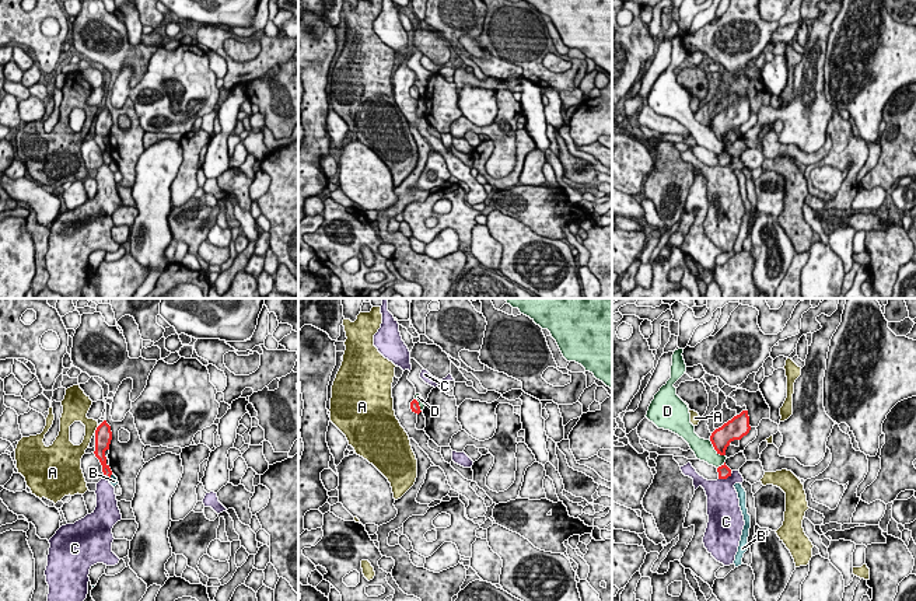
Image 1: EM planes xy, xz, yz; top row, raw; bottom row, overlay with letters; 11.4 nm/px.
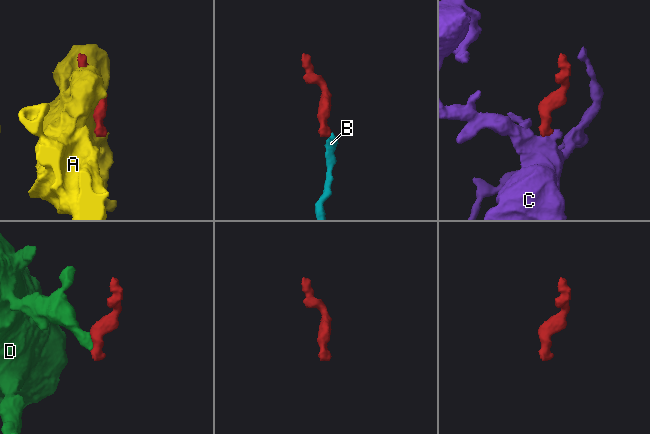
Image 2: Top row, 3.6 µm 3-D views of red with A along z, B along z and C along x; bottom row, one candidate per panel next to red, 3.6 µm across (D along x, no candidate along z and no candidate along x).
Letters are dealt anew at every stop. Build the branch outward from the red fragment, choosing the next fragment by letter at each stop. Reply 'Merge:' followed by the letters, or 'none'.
Merge: none

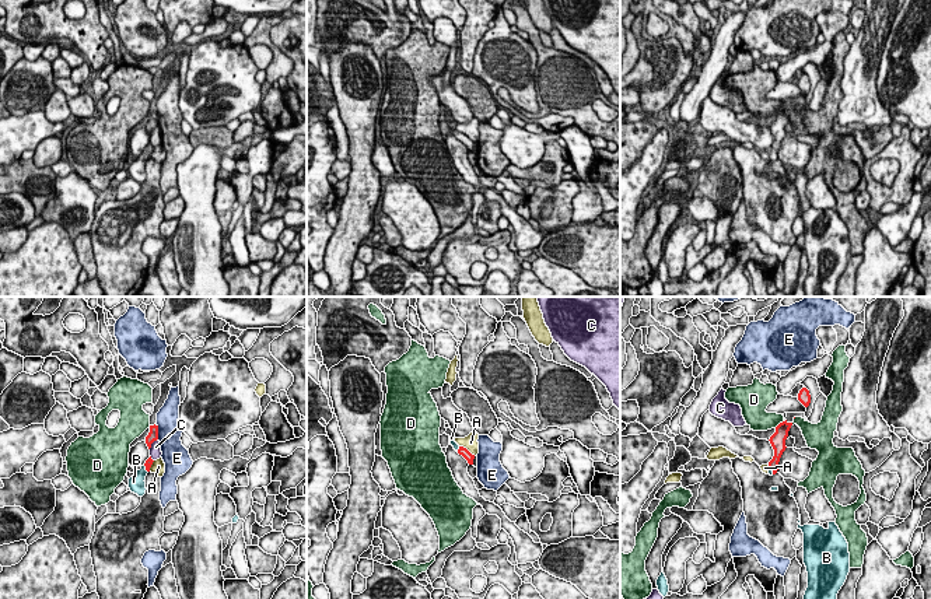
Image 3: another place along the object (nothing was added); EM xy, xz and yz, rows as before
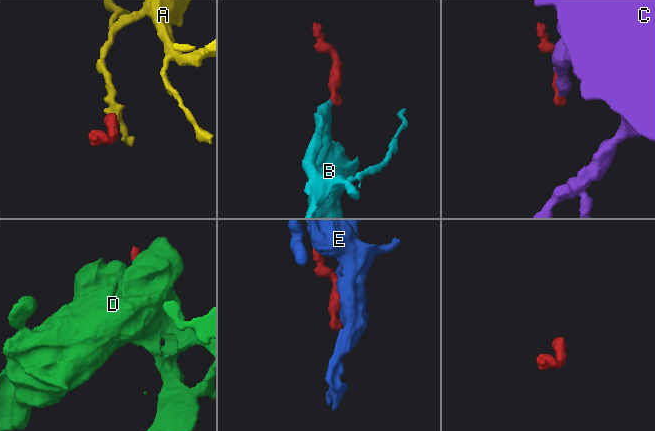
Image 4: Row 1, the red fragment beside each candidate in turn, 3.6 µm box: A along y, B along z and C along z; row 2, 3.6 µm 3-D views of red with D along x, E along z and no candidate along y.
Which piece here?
Merge: B

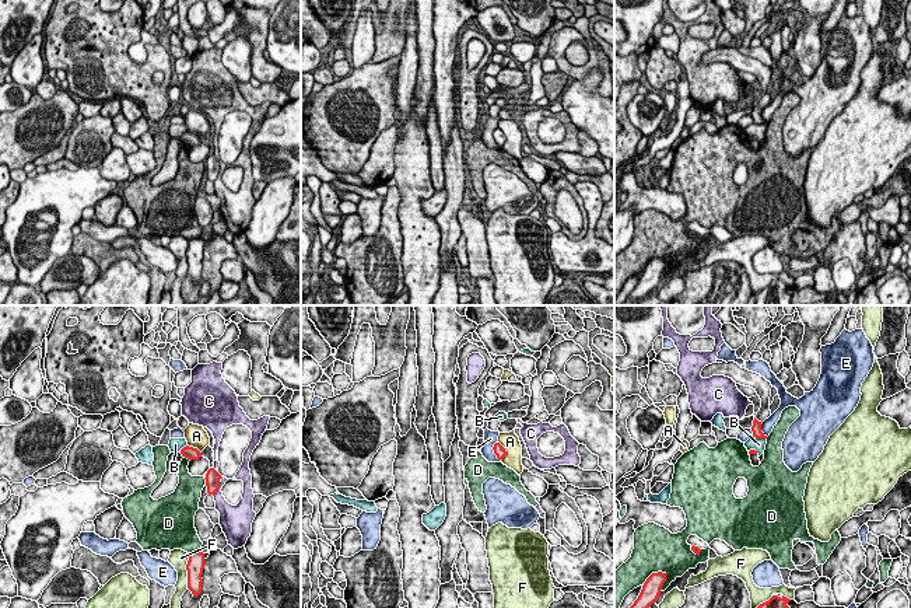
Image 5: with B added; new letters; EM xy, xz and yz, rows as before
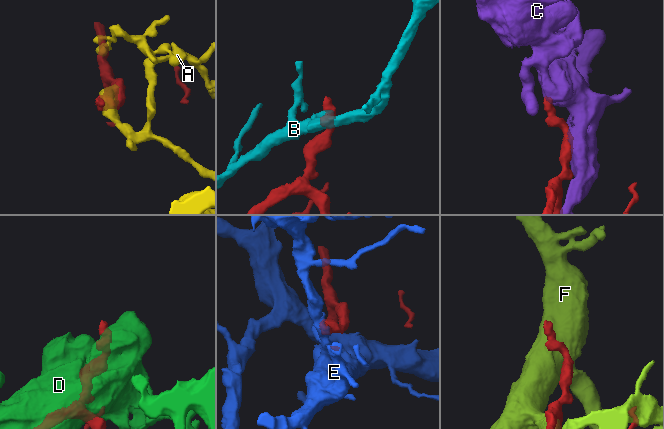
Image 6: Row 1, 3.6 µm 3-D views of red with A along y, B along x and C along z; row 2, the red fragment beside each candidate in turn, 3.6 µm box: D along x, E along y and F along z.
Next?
Merge: none

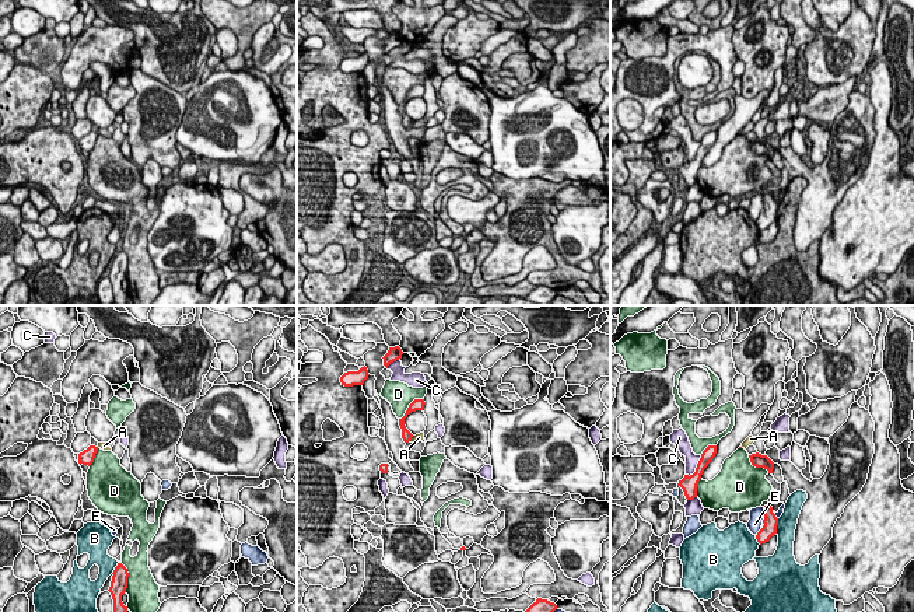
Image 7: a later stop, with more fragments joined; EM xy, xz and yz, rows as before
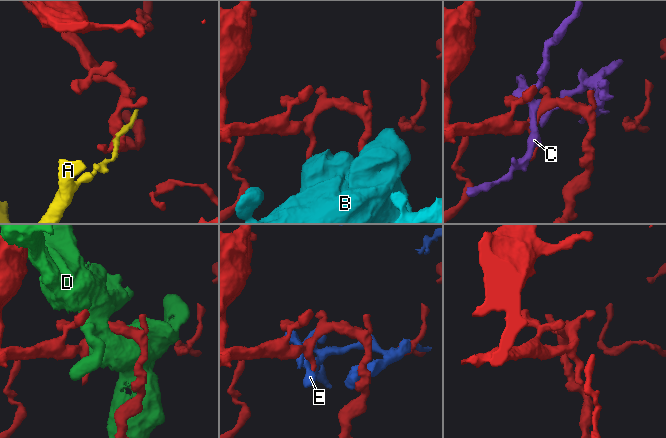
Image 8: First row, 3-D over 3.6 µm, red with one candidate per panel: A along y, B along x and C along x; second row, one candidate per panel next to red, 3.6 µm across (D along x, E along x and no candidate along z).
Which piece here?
Merge: none

